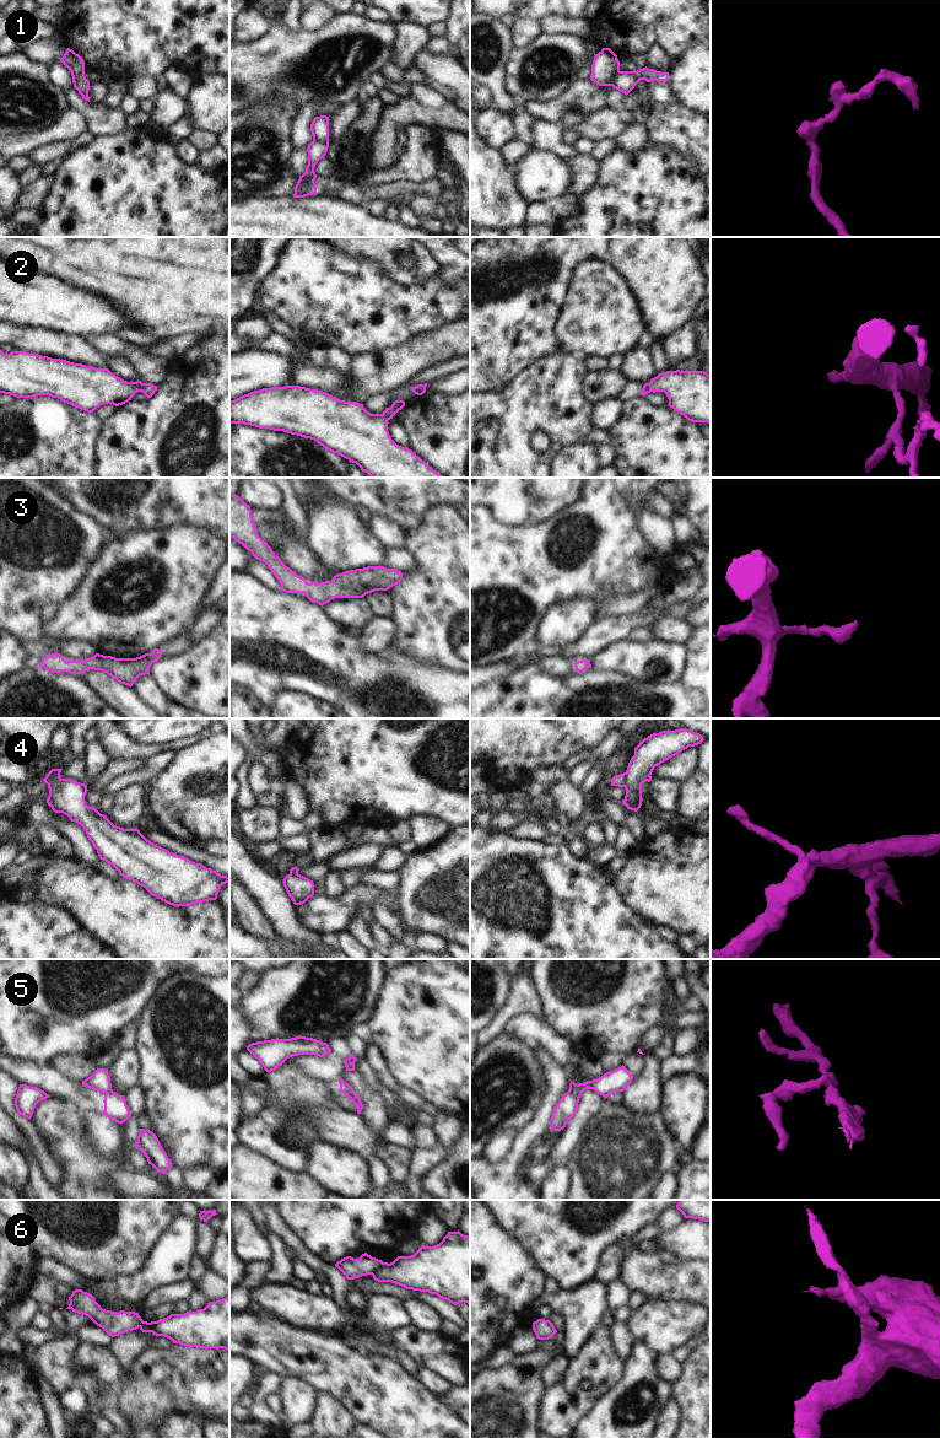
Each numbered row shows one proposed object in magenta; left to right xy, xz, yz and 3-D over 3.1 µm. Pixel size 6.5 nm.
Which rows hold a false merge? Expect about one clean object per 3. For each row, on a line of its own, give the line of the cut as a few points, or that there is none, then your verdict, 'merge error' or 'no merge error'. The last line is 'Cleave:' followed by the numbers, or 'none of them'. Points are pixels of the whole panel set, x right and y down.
1: cut in xz along (313, 139), (328, 143); merge error
2: no cut; no merge error
3: no cut; no merge error
4: cut in yz along (626, 773), (624, 786); merge error
5: cut in yz along (568, 1091), (578, 1098); merge error
6: cut in xz along (384, 1263), (372, 1275); merge error
Cleave: 1, 4, 5, 6

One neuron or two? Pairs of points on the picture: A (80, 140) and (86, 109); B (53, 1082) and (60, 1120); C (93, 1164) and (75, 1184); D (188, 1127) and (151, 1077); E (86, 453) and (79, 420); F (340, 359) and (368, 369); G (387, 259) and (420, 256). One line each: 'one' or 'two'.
A: two
B: two
C: one
D: one
E: one
F: two
G: one

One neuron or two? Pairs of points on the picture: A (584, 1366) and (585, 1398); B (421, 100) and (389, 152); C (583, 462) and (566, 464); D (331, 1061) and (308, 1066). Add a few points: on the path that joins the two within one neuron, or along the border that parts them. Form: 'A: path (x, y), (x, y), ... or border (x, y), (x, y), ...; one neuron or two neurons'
A: path (584, 1373), (581, 1378), (582, 1390); one neuron
B: path (408, 111), (389, 128), (389, 139); one neuron
C: path (579, 462), (570, 464); one neuron
D: path (325, 1066), (314, 1066); one neuron

